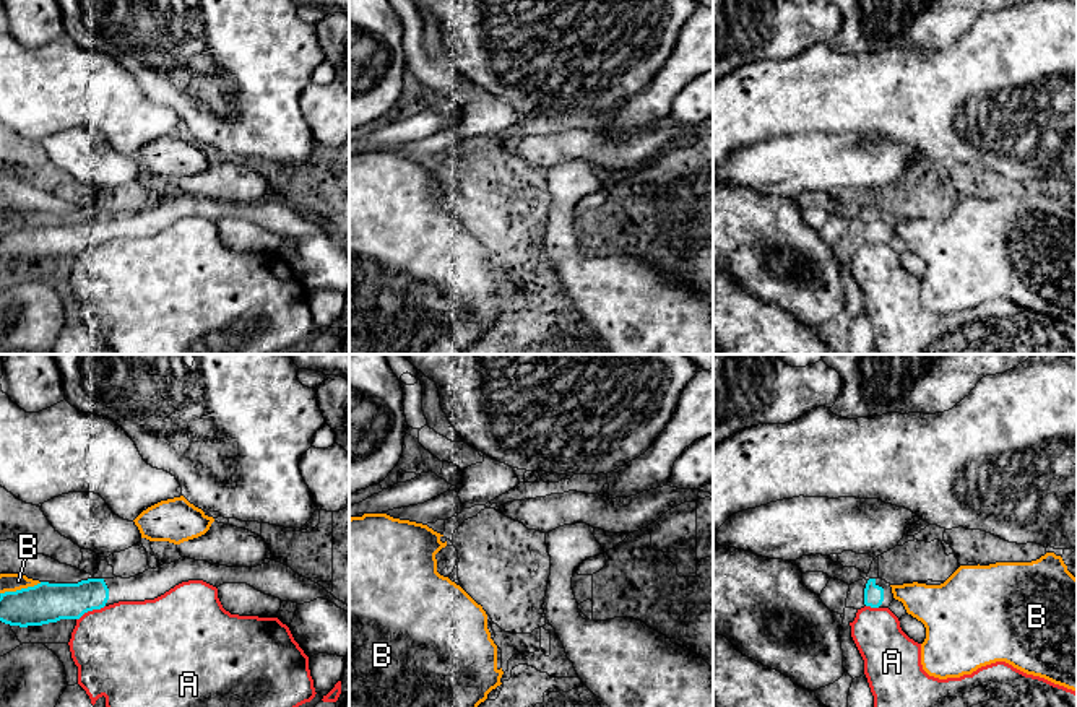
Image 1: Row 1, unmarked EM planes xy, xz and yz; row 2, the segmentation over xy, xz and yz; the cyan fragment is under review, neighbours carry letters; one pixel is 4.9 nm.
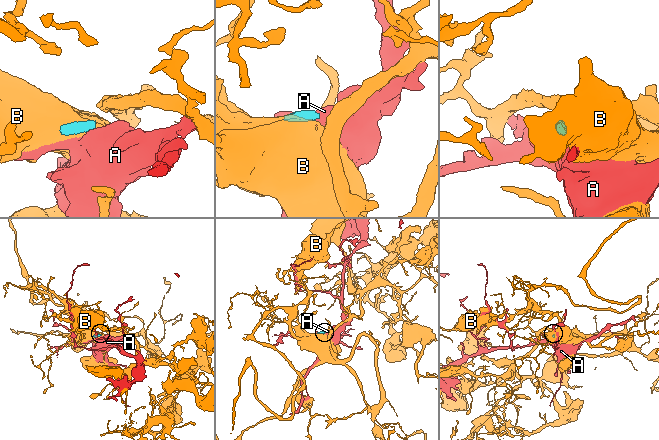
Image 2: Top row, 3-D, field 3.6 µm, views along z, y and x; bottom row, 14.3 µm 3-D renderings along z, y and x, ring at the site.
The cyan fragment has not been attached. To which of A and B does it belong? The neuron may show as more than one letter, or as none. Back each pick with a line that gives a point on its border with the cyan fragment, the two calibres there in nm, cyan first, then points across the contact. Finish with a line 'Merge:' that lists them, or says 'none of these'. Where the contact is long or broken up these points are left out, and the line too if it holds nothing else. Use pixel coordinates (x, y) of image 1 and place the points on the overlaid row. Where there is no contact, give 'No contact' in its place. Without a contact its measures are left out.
Merge: none of these

